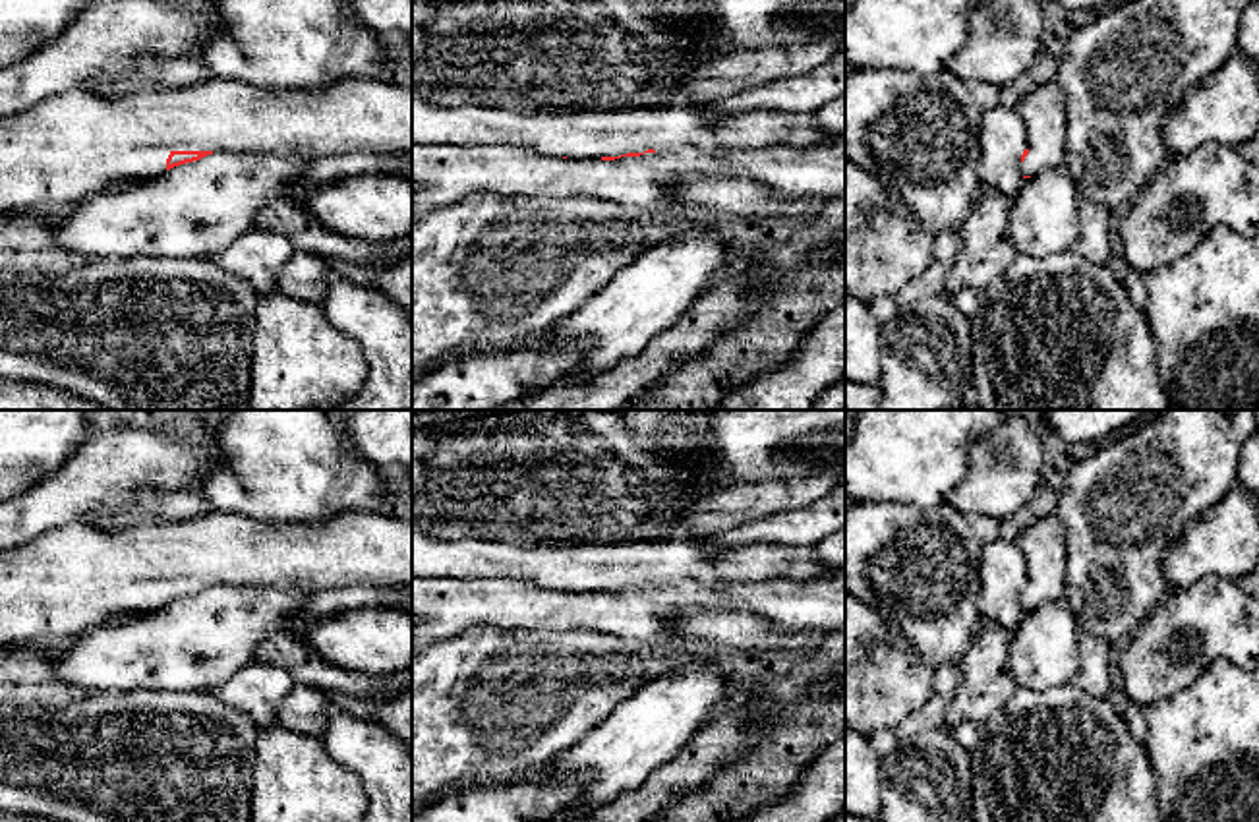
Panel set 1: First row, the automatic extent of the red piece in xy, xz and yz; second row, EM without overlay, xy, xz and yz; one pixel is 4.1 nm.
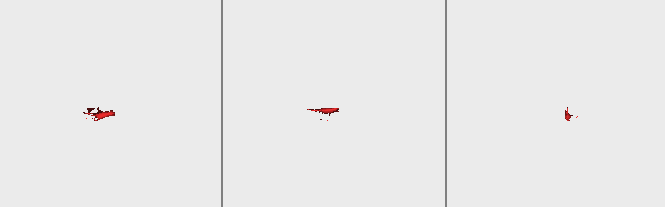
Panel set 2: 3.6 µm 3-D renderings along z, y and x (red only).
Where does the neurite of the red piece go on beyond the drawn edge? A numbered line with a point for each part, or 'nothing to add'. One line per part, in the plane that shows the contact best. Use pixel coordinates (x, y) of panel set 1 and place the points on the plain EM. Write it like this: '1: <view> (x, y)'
1: xy (72, 579)

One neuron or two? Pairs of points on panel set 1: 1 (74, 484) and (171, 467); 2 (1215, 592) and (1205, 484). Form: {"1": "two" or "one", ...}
{"1": "one", "2": "two"}

